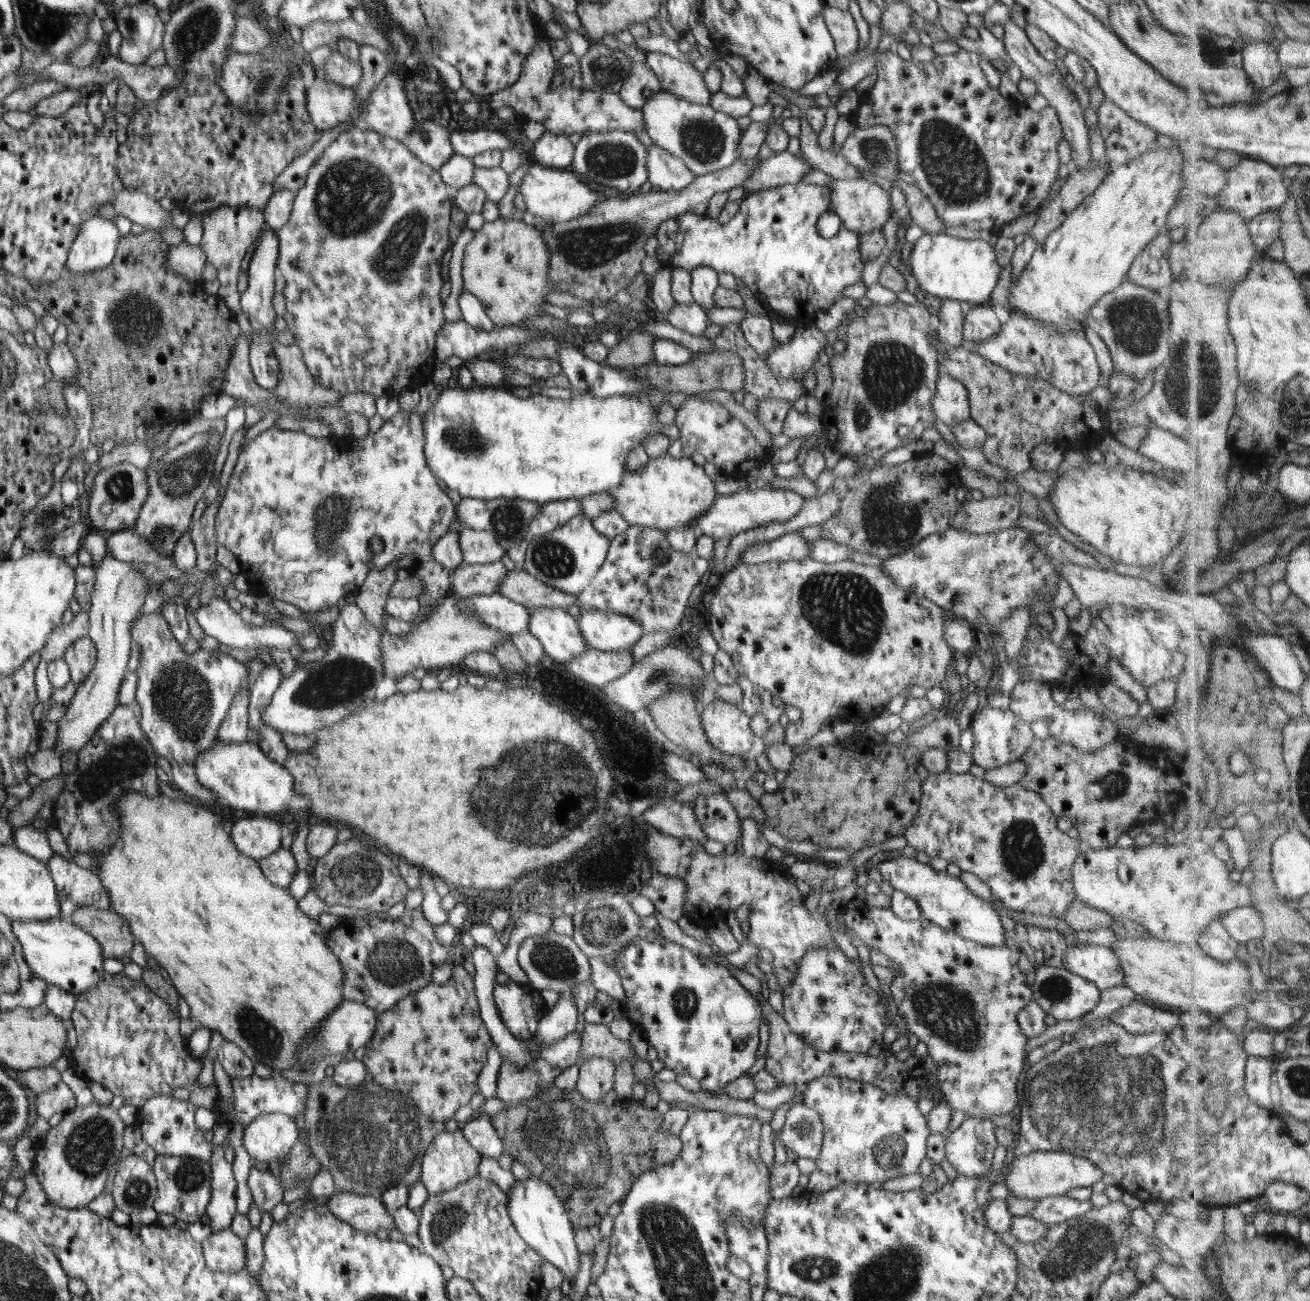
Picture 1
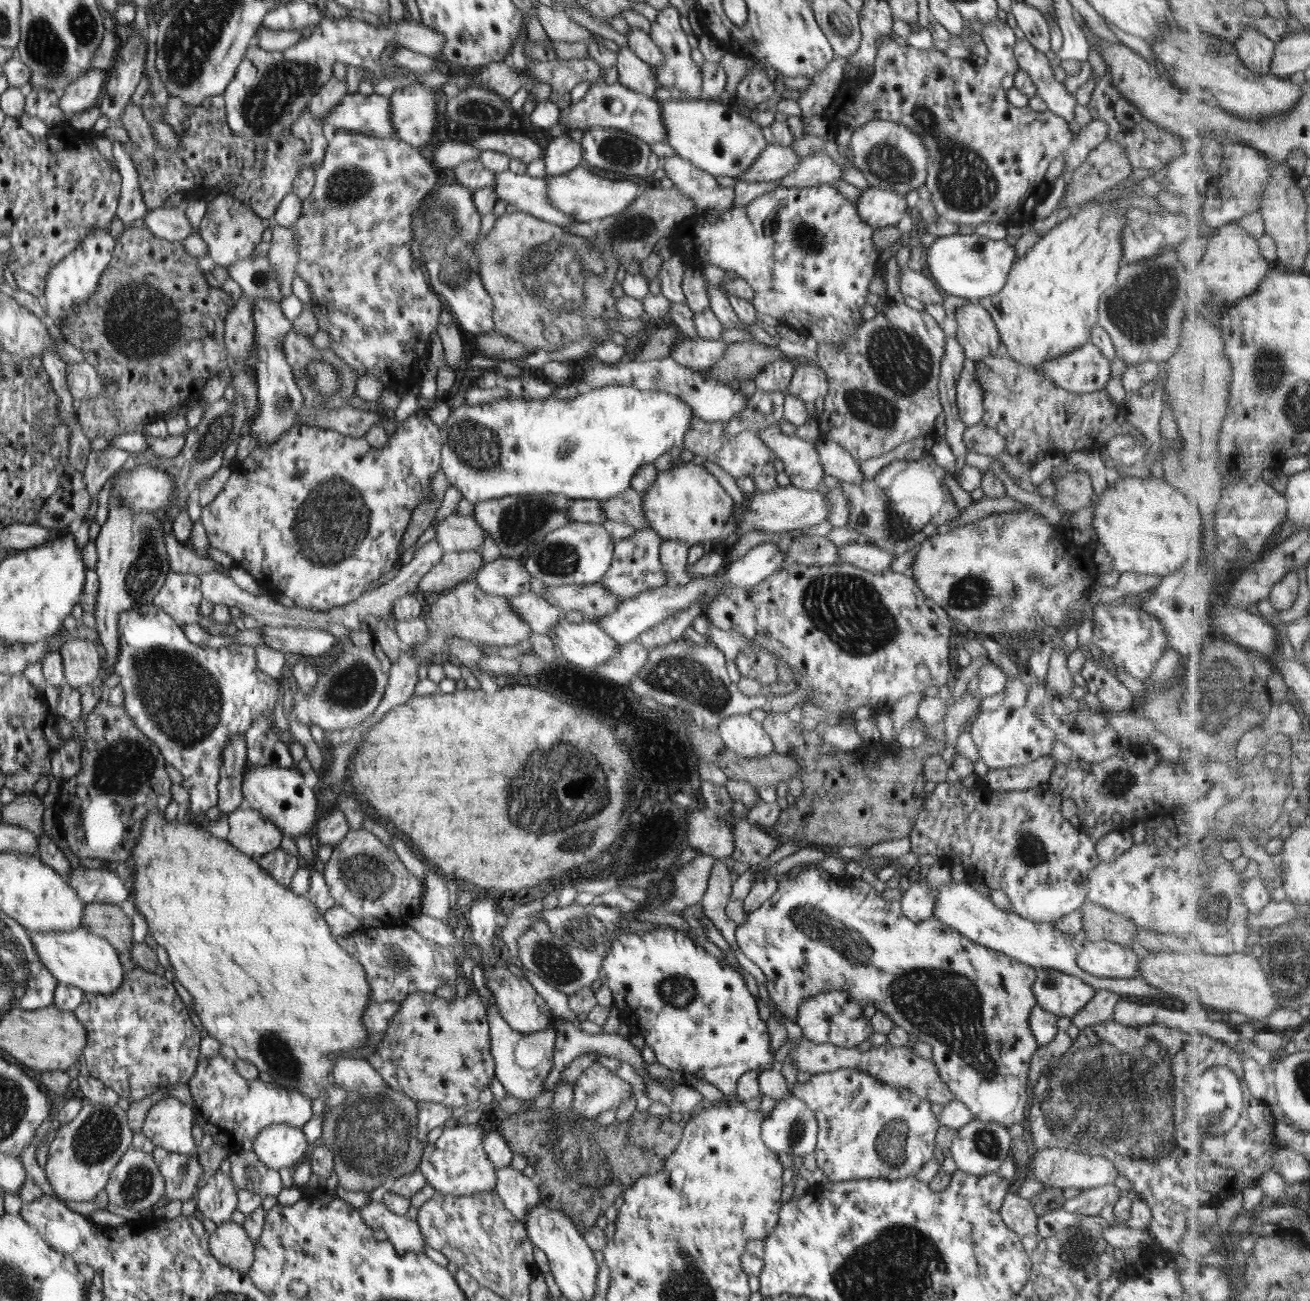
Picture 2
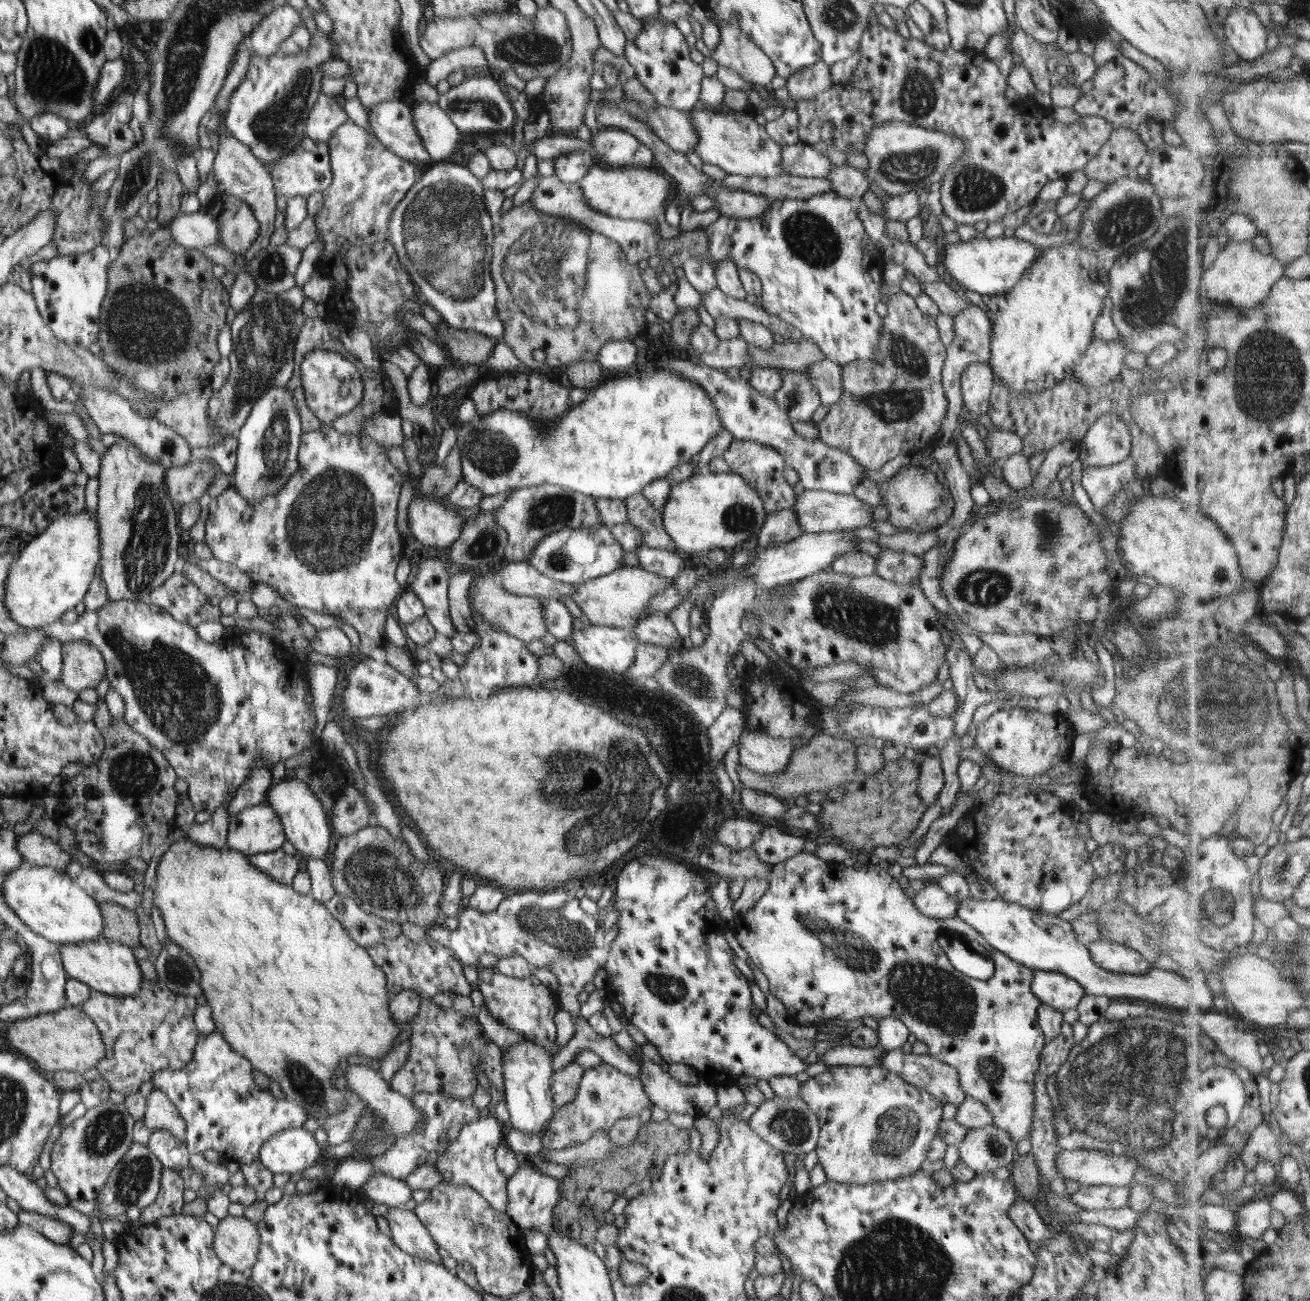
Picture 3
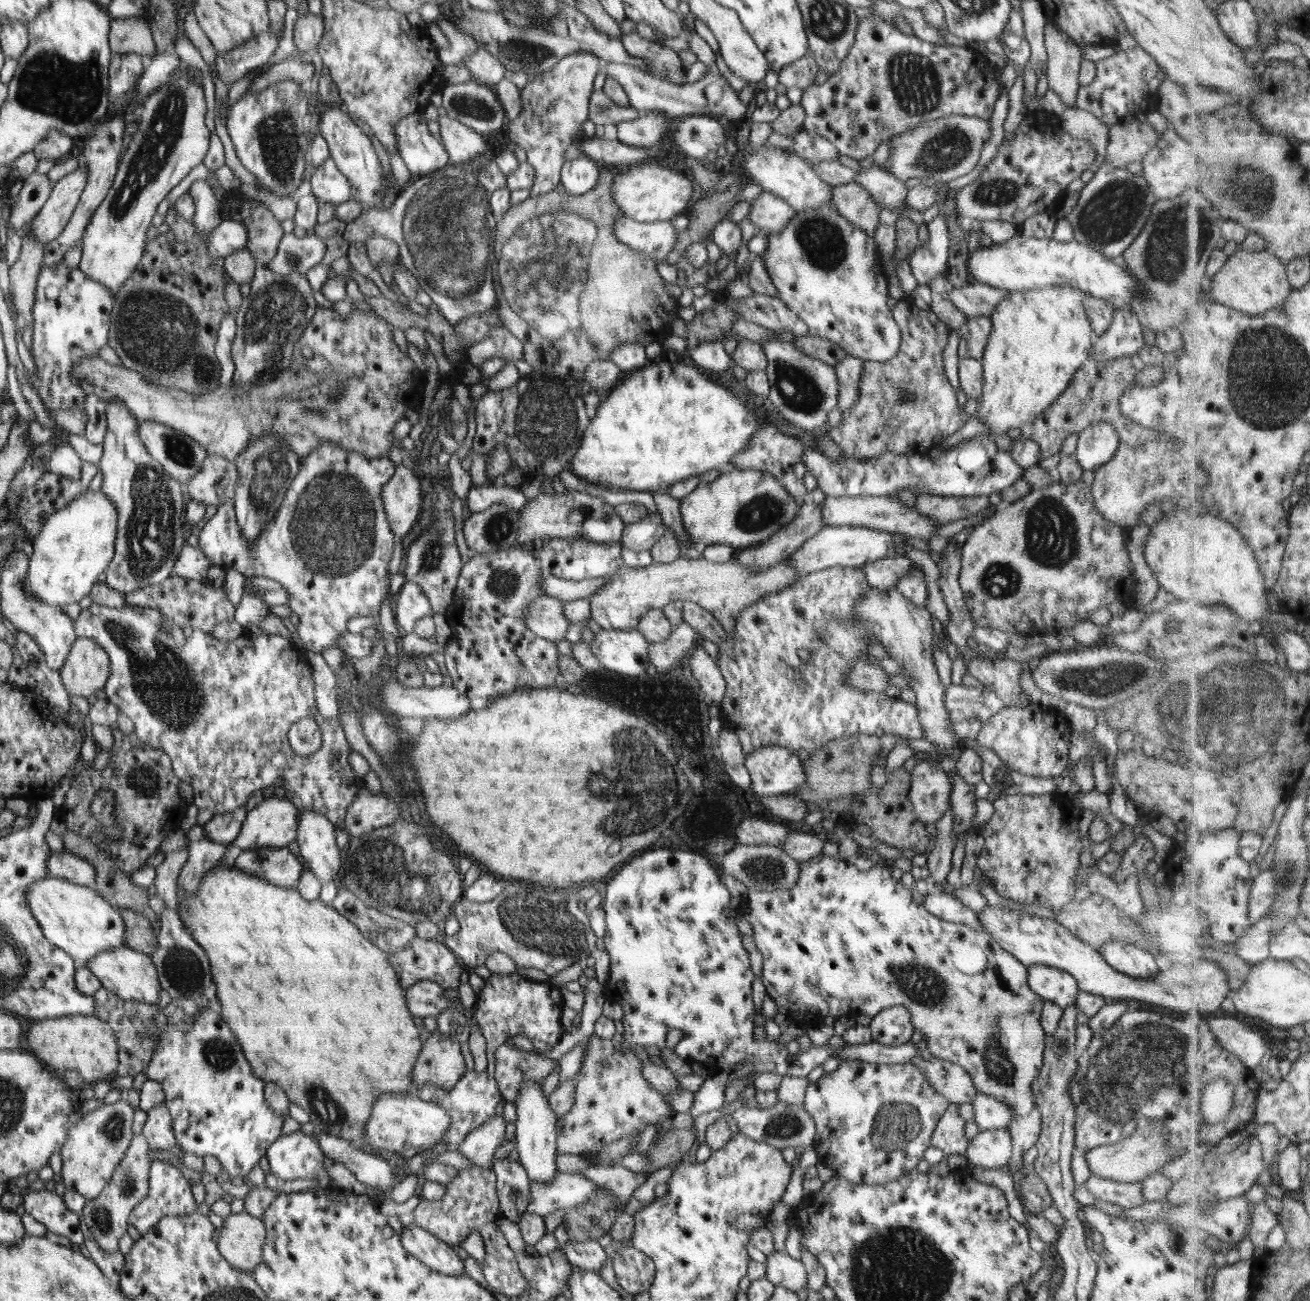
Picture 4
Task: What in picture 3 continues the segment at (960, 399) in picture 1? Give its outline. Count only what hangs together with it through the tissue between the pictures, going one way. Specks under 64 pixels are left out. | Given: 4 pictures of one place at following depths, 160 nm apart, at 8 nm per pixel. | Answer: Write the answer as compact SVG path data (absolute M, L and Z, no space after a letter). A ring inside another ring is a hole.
M972 363L961 374L963 404L971 418L977 419L990 406L994 376L988 363Z

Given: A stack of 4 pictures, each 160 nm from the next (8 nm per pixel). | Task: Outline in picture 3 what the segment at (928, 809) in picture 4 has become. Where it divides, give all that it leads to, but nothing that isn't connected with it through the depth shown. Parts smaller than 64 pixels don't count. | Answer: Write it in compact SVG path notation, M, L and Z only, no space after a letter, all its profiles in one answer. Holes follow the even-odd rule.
M924 755L920 765L918 794L927 808L936 802L944 782L941 762L935 757Z

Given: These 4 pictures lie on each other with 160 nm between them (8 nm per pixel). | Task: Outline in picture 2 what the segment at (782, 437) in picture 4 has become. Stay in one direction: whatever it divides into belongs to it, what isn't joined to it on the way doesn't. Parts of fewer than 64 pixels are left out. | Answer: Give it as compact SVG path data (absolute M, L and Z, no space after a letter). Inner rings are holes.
M693 414L693 423L686 433L684 448L693 452L694 455L704 456L706 460L720 465L735 479L739 479L741 476L749 476L754 480L755 491L770 492L778 488L777 472L774 469L774 451L764 444L756 431L746 430L734 437L727 438L726 425L726 422L701 420Z

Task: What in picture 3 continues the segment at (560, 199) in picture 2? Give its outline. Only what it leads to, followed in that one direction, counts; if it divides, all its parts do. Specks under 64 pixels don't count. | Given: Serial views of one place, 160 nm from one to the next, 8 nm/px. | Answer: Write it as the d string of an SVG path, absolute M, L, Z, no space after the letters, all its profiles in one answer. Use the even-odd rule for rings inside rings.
M593 165L588 175L580 183L578 190L590 208L606 216L632 221L652 221L659 227L662 239L672 239L681 233L679 227L670 226L666 219L666 208L669 202L670 190L675 187L675 182L670 182L666 174L654 172L647 167L623 167L622 170L606 170Z

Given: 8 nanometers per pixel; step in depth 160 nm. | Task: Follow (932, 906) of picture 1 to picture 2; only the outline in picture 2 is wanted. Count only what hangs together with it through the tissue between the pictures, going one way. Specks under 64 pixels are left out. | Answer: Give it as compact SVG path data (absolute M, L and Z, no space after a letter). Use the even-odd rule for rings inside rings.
M922 869L912 870L906 872L911 882L914 884L928 885L931 889L937 892L935 907L934 907L934 918L940 920L942 924L950 926L951 929L956 930L957 933L964 935L969 938L972 942L977 942L986 948L997 950L1002 954L1006 954L1009 958L1013 958L1022 964L1028 965L1034 969L1046 968L1054 969L1064 974L1070 974L1081 978L1084 982L1087 982L1090 986L1093 986L1096 991L1098 990L1111 990L1120 995L1134 995L1134 996L1152 996L1152 998L1160 998L1164 996L1159 988L1152 986L1147 983L1146 979L1140 976L1132 977L1131 979L1125 978L1098 978L1089 972L1083 971L1077 963L1077 953L1079 948L1076 948L1072 937L1065 935L1060 932L1054 923L1040 923L1036 920L1024 918L1022 915L1016 914L1011 911L1001 910L996 907L990 899L989 895L980 894L978 890L975 890L969 883L959 883L953 881L948 886L931 886L927 882L926 872Z

